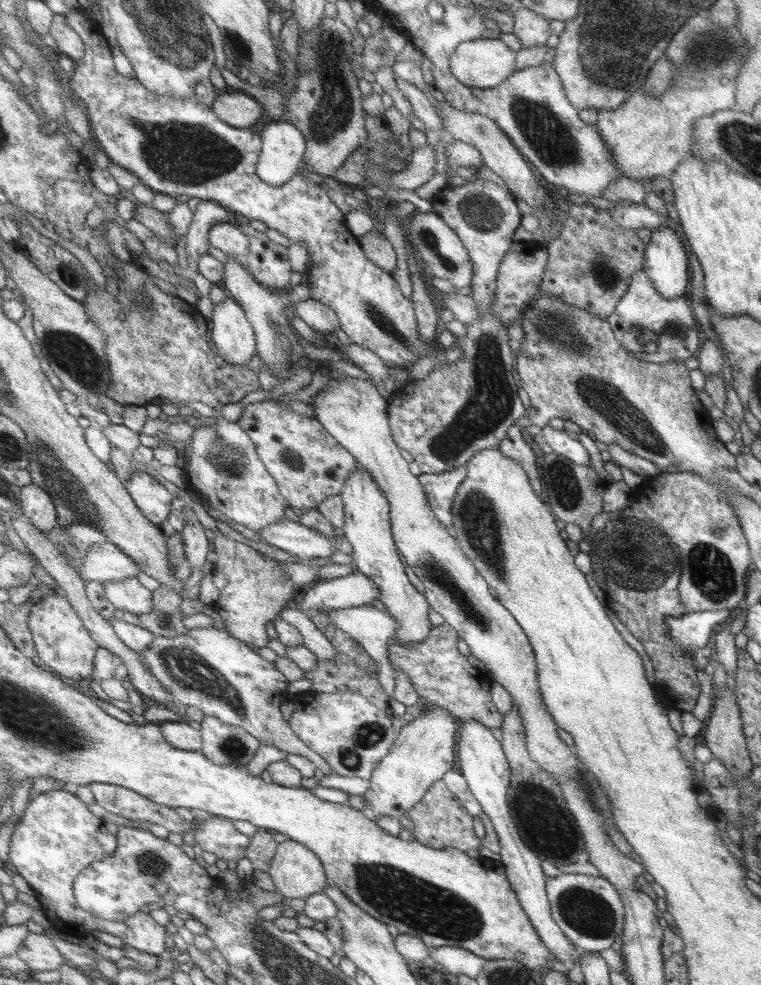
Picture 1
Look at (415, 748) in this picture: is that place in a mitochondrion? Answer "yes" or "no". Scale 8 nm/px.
no

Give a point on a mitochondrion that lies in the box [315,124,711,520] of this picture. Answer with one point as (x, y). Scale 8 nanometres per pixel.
(492, 400)

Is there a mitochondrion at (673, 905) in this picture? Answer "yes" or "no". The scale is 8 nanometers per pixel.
no

